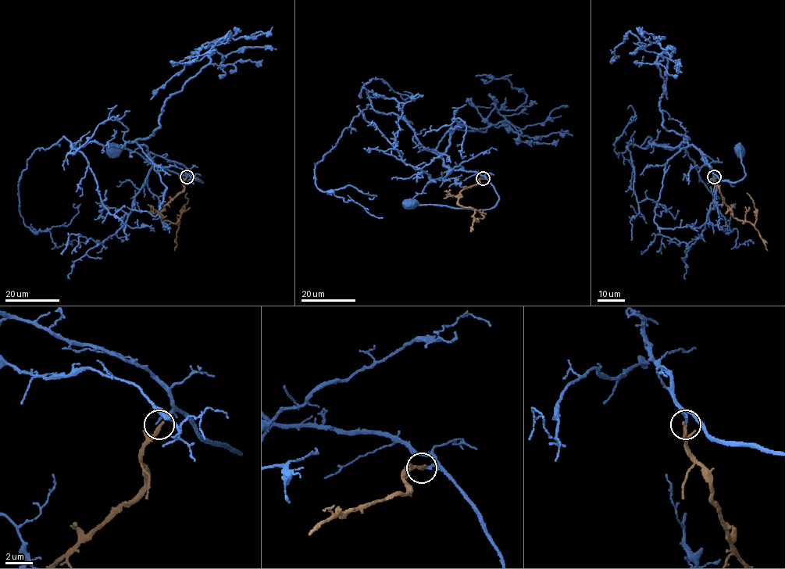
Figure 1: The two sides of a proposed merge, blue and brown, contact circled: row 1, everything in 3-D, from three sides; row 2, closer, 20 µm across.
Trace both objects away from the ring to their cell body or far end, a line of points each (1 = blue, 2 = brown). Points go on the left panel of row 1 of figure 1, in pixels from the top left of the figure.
1: (187, 177), (191, 174), (202, 182), (193, 176), (179, 175), (155, 166), (137, 153), (126, 148), (114, 151)
2: (187, 177), (183, 189), (160, 212), (162, 220), (179, 224), (187, 193)

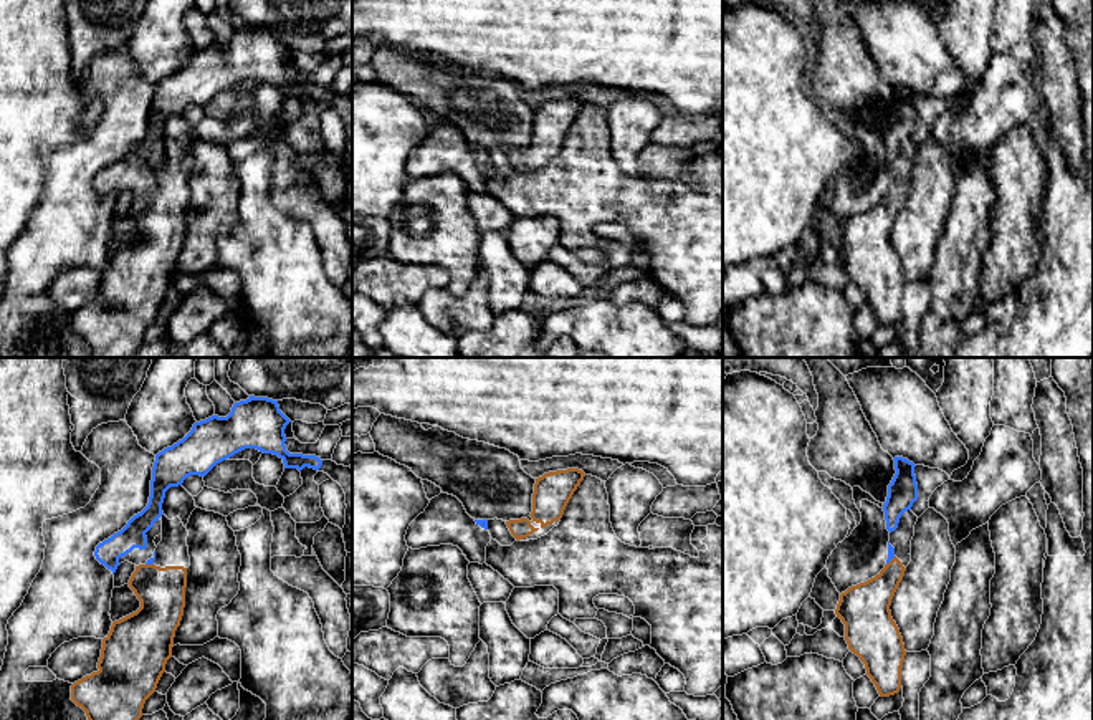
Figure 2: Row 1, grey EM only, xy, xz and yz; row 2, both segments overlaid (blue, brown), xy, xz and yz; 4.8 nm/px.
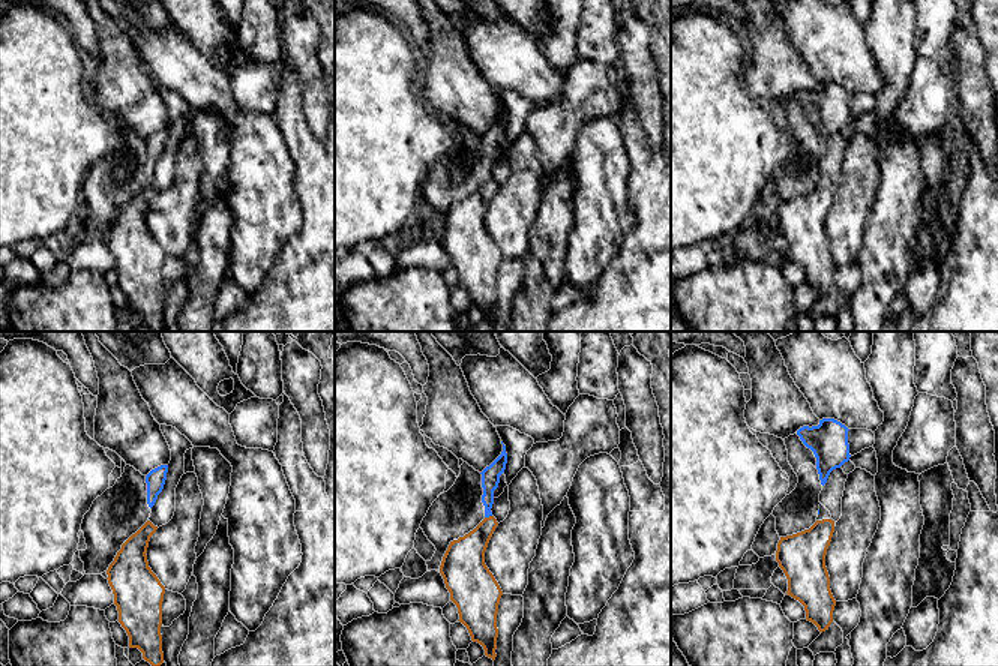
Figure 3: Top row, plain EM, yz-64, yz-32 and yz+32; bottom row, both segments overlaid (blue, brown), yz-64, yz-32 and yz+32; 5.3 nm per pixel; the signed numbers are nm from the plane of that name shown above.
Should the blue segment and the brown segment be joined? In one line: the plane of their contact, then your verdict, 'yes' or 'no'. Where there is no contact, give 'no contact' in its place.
contact in yz; no

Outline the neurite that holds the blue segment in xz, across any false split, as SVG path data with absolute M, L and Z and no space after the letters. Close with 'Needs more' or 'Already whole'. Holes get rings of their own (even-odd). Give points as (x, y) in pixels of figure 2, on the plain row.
M385 43L374 51L370 66L375 81L456 126L484 159L494 147L531 146L536 108L506 78L463 68L441 56L425 60L418 51Z. Needs more

